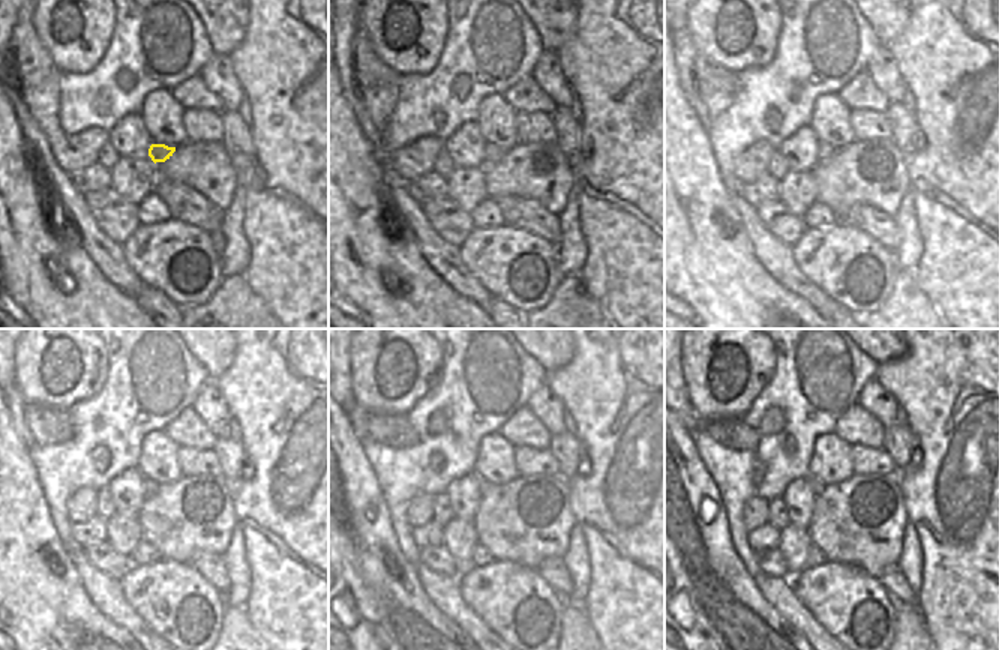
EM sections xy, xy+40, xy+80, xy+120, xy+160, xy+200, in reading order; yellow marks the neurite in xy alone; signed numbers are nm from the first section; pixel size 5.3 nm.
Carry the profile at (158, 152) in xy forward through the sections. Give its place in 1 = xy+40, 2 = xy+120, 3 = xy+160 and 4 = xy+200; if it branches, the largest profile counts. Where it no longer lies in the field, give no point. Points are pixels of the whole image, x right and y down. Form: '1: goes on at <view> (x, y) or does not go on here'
1: goes on at xy+40 (492, 153)
2: goes on at xy+120 (150, 487)
3: goes on at xy+160 (483, 485)
4: goes on at xy+200 (816, 487)

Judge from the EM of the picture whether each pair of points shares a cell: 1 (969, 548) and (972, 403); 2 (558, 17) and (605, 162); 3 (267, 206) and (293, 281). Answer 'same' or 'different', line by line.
1: same
2: different
3: same

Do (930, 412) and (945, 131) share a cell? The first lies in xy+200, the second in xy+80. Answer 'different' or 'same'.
same

